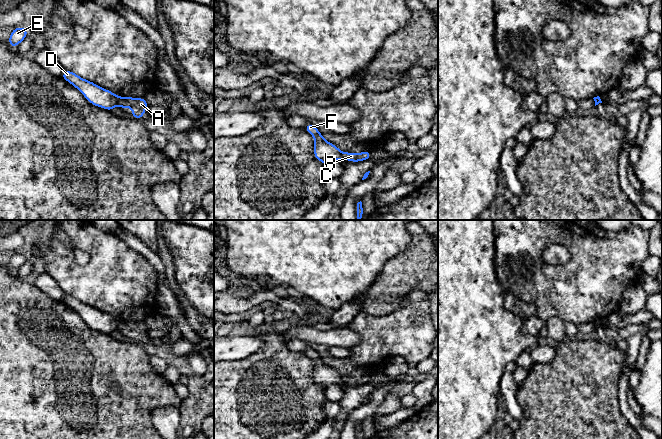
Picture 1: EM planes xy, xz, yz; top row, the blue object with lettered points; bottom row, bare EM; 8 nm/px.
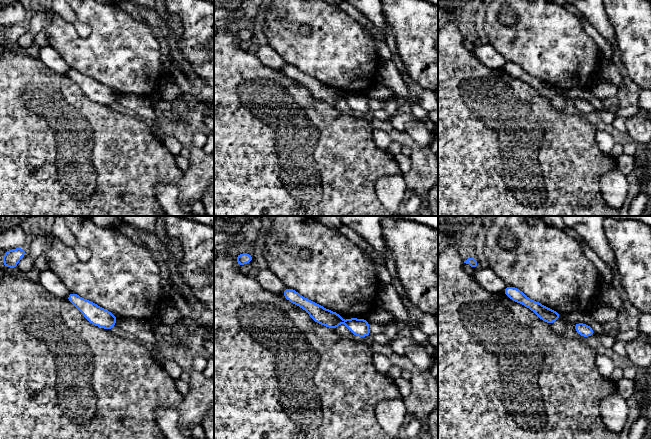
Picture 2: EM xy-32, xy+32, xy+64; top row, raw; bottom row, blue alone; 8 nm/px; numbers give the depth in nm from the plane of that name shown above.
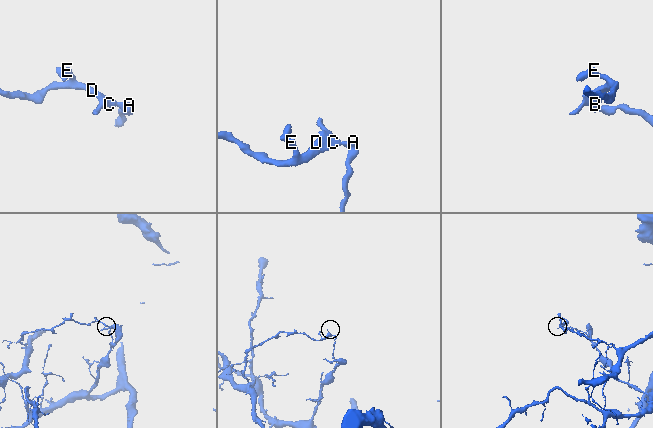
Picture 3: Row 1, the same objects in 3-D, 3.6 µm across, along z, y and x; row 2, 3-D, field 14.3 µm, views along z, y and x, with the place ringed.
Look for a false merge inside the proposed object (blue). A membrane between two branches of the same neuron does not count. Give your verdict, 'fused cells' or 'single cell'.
fused cells

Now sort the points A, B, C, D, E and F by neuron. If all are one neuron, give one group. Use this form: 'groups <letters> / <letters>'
groups A B / C D E F

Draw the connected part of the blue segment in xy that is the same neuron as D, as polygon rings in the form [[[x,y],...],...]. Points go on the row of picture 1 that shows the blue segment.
[[[65,70],[61,77],[77,88],[94,106],[112,111],[118,105],[119,97],[116,94],[81,78],[69,70]]]

